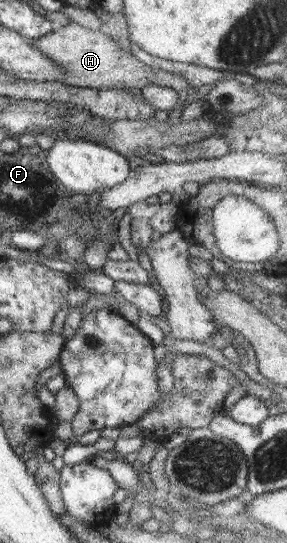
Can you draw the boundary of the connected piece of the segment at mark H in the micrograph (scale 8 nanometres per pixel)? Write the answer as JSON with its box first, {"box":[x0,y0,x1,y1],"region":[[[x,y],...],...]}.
{"box":[33,21,190,105],"region":[[[73,21],[61,30],[51,32],[34,40],[33,45],[45,56],[50,57],[64,71],[62,83],[87,89],[133,89],[147,85],[160,85],[174,89],[179,95],[178,105],[187,97],[190,85],[179,75],[141,63],[129,51],[120,50],[110,35],[102,30],[93,31]]]}

